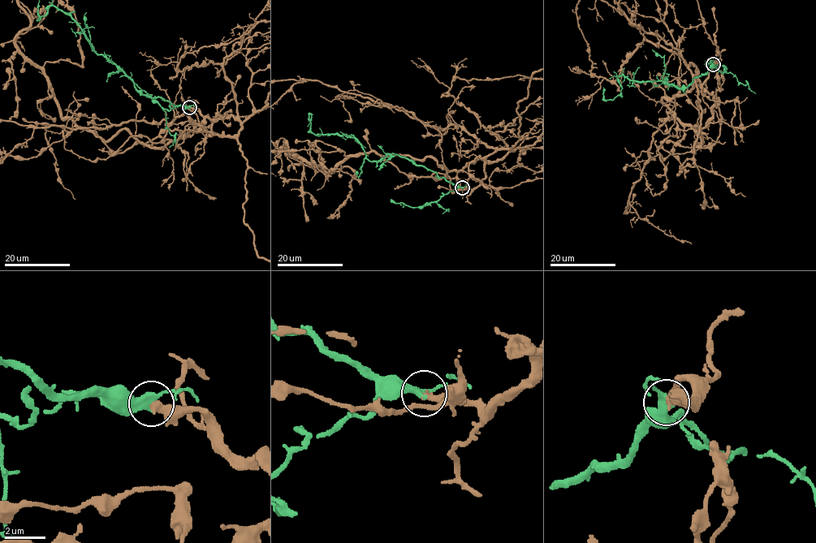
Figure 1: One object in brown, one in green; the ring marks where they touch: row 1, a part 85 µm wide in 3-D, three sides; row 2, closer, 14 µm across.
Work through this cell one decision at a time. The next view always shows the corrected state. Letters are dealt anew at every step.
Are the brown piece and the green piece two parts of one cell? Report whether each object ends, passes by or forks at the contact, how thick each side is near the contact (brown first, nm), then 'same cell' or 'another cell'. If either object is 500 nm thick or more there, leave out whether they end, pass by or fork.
brown ends; green passes by; calibres 360 and 320 nm; same cell

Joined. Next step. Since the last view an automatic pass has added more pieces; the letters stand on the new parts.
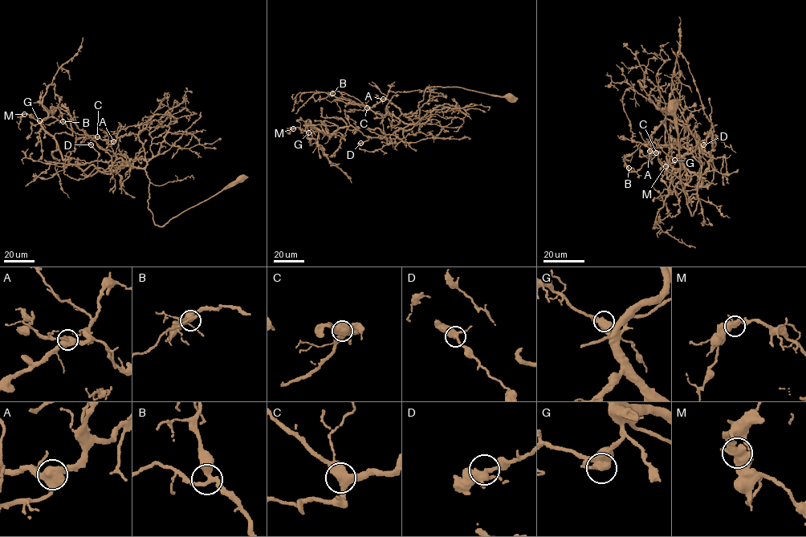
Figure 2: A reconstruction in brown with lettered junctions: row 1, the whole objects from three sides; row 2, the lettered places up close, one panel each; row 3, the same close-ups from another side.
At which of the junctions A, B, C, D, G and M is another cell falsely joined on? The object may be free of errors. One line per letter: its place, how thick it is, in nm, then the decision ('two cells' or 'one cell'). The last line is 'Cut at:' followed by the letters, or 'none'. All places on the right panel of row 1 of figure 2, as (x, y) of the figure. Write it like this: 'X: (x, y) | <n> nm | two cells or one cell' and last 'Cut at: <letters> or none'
A: (649, 151) | 600 nm | one cell
B: (628, 168) | 320 nm | one cell
C: (656, 152) | 440 nm | one cell
D: (703, 144) | 360 nm | one cell
G: (674, 160) | 440 nm | one cell
M: (665, 166) | 440 nm | one cell
Cut at: none

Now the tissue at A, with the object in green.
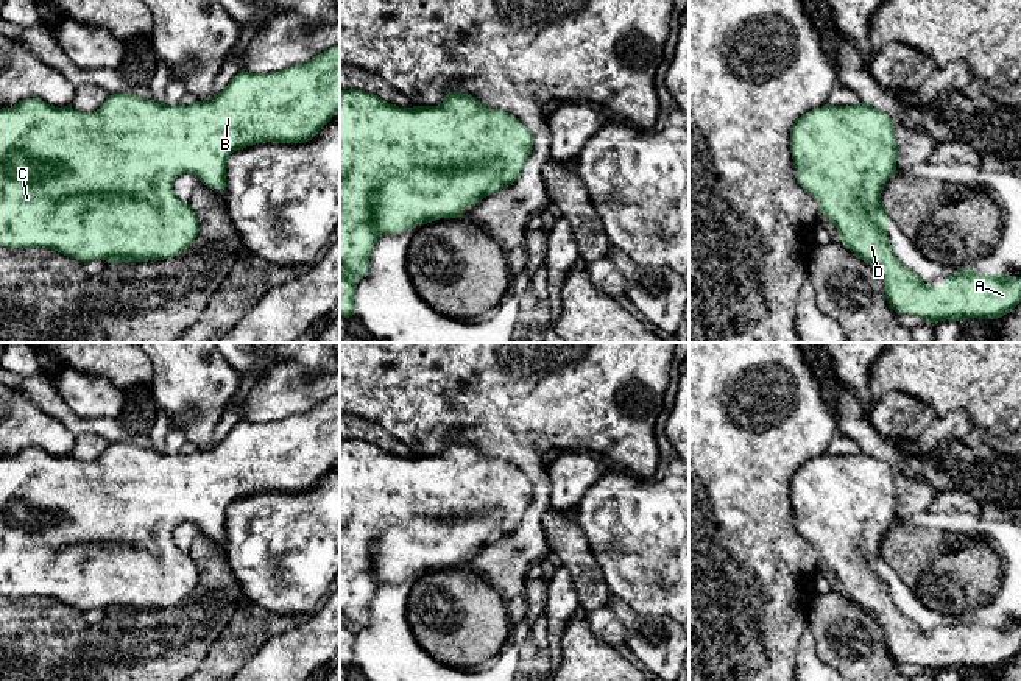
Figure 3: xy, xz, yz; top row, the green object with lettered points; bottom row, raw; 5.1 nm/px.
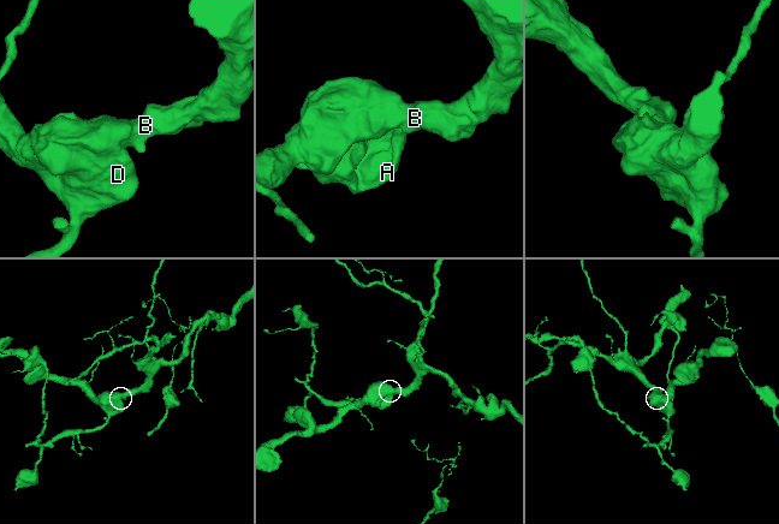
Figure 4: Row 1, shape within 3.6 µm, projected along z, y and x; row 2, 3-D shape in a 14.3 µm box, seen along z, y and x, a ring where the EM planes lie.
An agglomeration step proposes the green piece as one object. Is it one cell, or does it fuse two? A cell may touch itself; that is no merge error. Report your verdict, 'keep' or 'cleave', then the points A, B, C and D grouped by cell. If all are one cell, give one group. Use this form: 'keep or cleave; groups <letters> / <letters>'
keep; groups A B C D

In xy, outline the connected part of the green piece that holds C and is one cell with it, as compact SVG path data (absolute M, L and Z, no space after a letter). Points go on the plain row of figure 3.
M340 394L315 405L306 413L281 421L253 422L240 419L231 432L210 450L196 450L189 455L156 452L131 443L114 443L94 461L81 461L72 455L55 457L39 447L26 447L19 453L0 458L0 595L6 597L48 597L81 612L104 608L108 612L148 611L171 608L185 600L196 587L200 573L190 553L173 541L175 528L182 522L195 524L201 533L224 539L226 511L229 505L256 492L304 492L312 489L340 458Z

